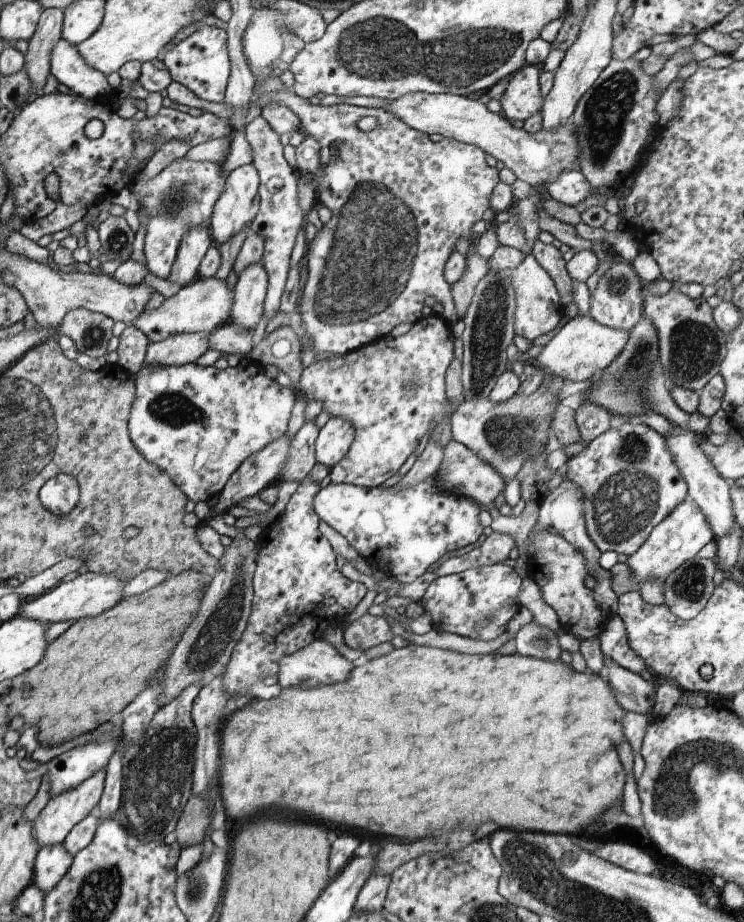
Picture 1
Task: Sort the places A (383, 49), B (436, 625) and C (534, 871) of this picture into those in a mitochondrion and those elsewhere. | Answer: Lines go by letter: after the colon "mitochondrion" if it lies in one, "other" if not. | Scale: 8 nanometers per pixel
A: mitochondrion
B: other
C: mitochondrion

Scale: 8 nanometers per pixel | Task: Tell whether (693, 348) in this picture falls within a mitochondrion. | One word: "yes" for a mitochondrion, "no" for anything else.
yes

